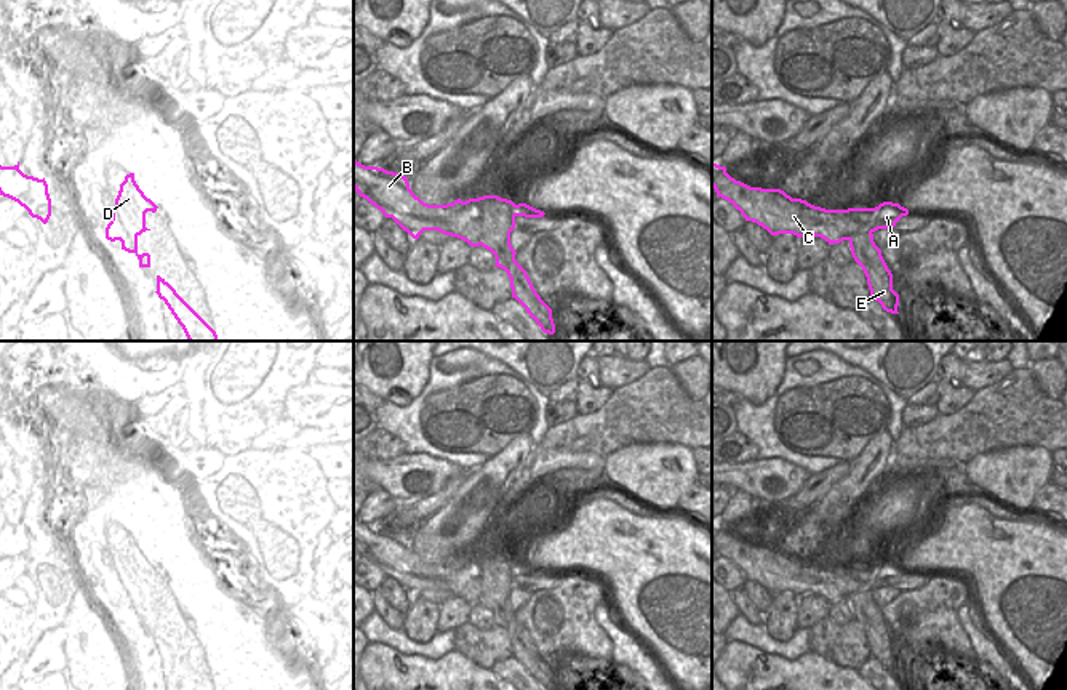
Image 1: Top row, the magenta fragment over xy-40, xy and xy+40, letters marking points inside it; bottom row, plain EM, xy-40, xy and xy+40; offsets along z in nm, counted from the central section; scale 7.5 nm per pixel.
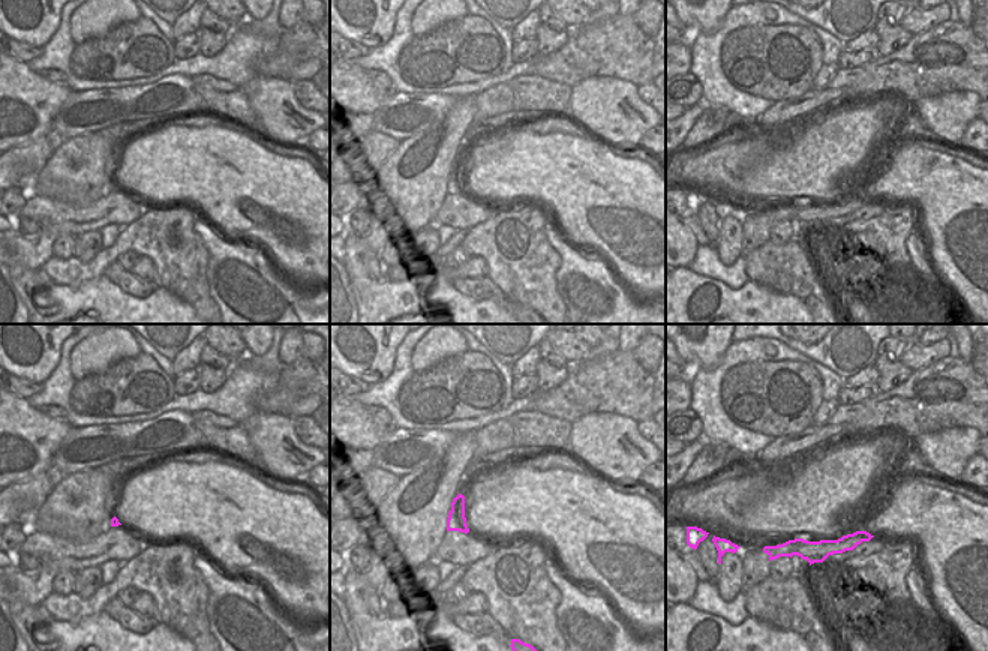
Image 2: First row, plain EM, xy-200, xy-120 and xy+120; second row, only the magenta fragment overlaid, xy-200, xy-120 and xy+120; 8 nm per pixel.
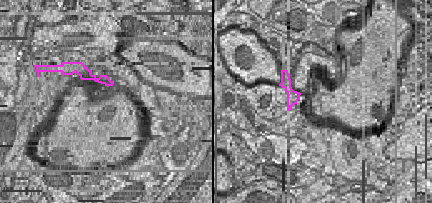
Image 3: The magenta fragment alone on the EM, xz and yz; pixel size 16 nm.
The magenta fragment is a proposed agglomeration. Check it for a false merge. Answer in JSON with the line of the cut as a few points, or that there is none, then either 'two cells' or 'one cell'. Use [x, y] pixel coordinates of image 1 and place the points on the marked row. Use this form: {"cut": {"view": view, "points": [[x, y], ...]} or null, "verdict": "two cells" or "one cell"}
{"cut": {"view": "xy", "points": [[475, 199], [482, 224], [480, 244]]}, "verdict": "two cells"}

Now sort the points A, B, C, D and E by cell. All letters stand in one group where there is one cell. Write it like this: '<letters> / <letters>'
A B C / D E

